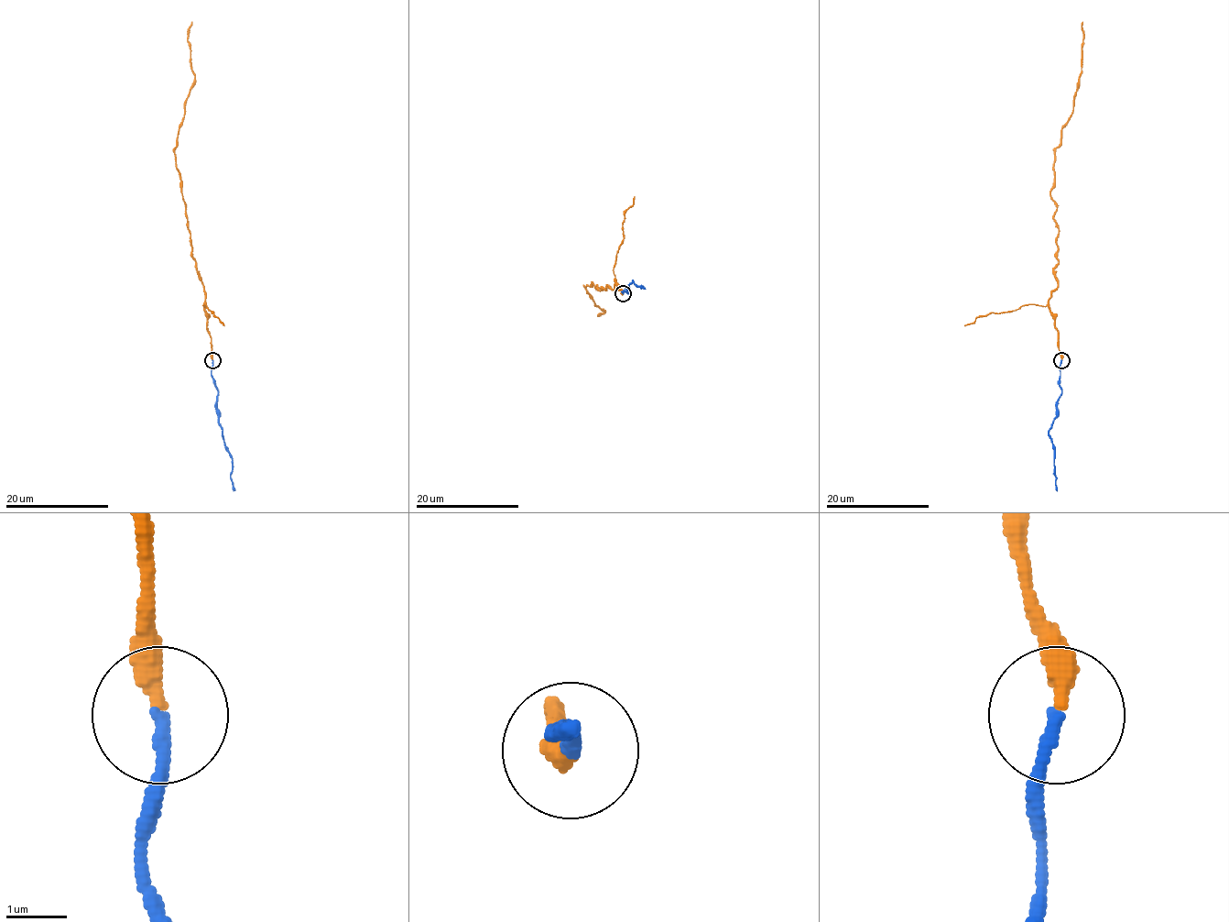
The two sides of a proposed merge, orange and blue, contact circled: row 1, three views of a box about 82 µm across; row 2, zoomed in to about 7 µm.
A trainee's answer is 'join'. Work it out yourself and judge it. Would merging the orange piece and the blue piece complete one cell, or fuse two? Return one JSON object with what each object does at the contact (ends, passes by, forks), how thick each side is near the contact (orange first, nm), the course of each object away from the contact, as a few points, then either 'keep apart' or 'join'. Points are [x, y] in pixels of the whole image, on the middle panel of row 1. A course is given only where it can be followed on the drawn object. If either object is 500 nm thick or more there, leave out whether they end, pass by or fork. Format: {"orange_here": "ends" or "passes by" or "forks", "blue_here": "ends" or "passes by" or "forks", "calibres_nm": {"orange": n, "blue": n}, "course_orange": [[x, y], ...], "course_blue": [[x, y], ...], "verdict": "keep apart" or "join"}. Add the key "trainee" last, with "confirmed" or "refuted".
{"orange_here": "ends", "blue_here": "ends", "calibres_nm": {"orange": 360, "blue": 200}, "course_orange": [[623, 292], [616, 279], [614, 289], [607, 285], [599, 290], [592, 282], [585, 286], [604, 311], [602, 314]], "course_blue": [[623, 292], [627, 292], [631, 279], [643, 289]], "verdict": "join", "trainee": "confirmed"}

